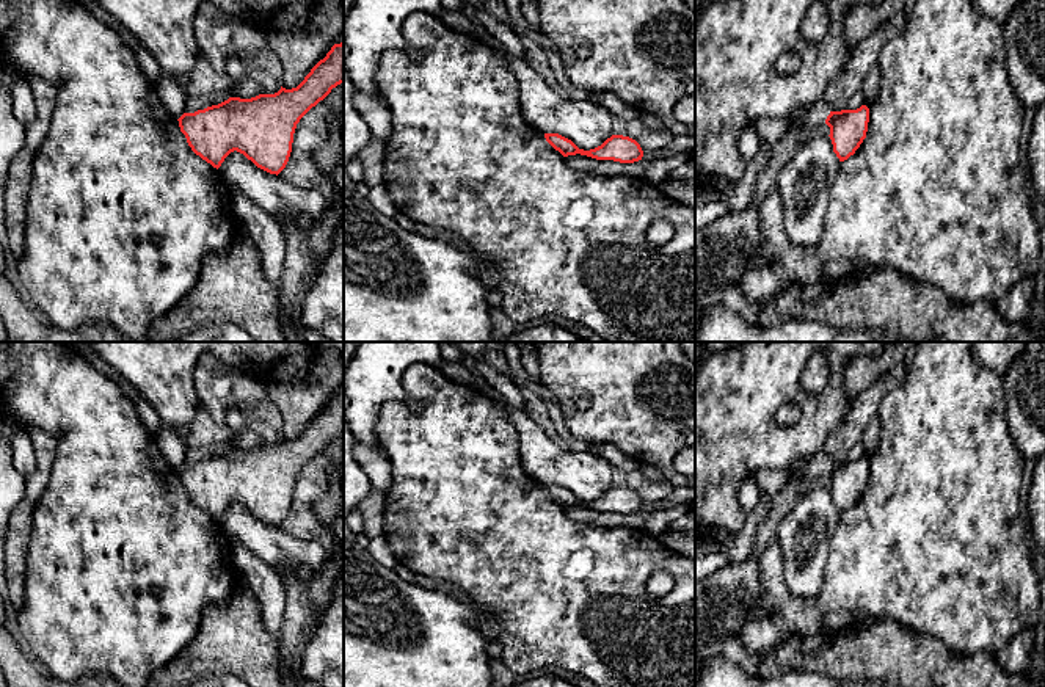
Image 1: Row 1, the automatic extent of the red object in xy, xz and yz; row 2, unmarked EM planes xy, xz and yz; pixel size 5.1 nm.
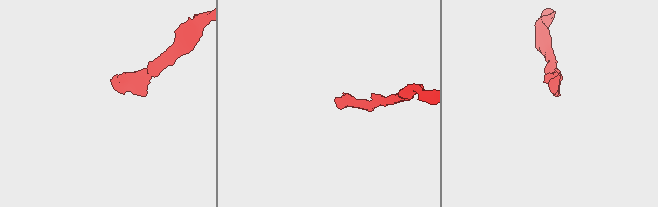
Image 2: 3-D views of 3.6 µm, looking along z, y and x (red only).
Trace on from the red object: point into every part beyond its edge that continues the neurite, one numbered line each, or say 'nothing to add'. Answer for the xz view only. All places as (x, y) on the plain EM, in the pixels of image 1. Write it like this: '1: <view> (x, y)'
nothing to add

